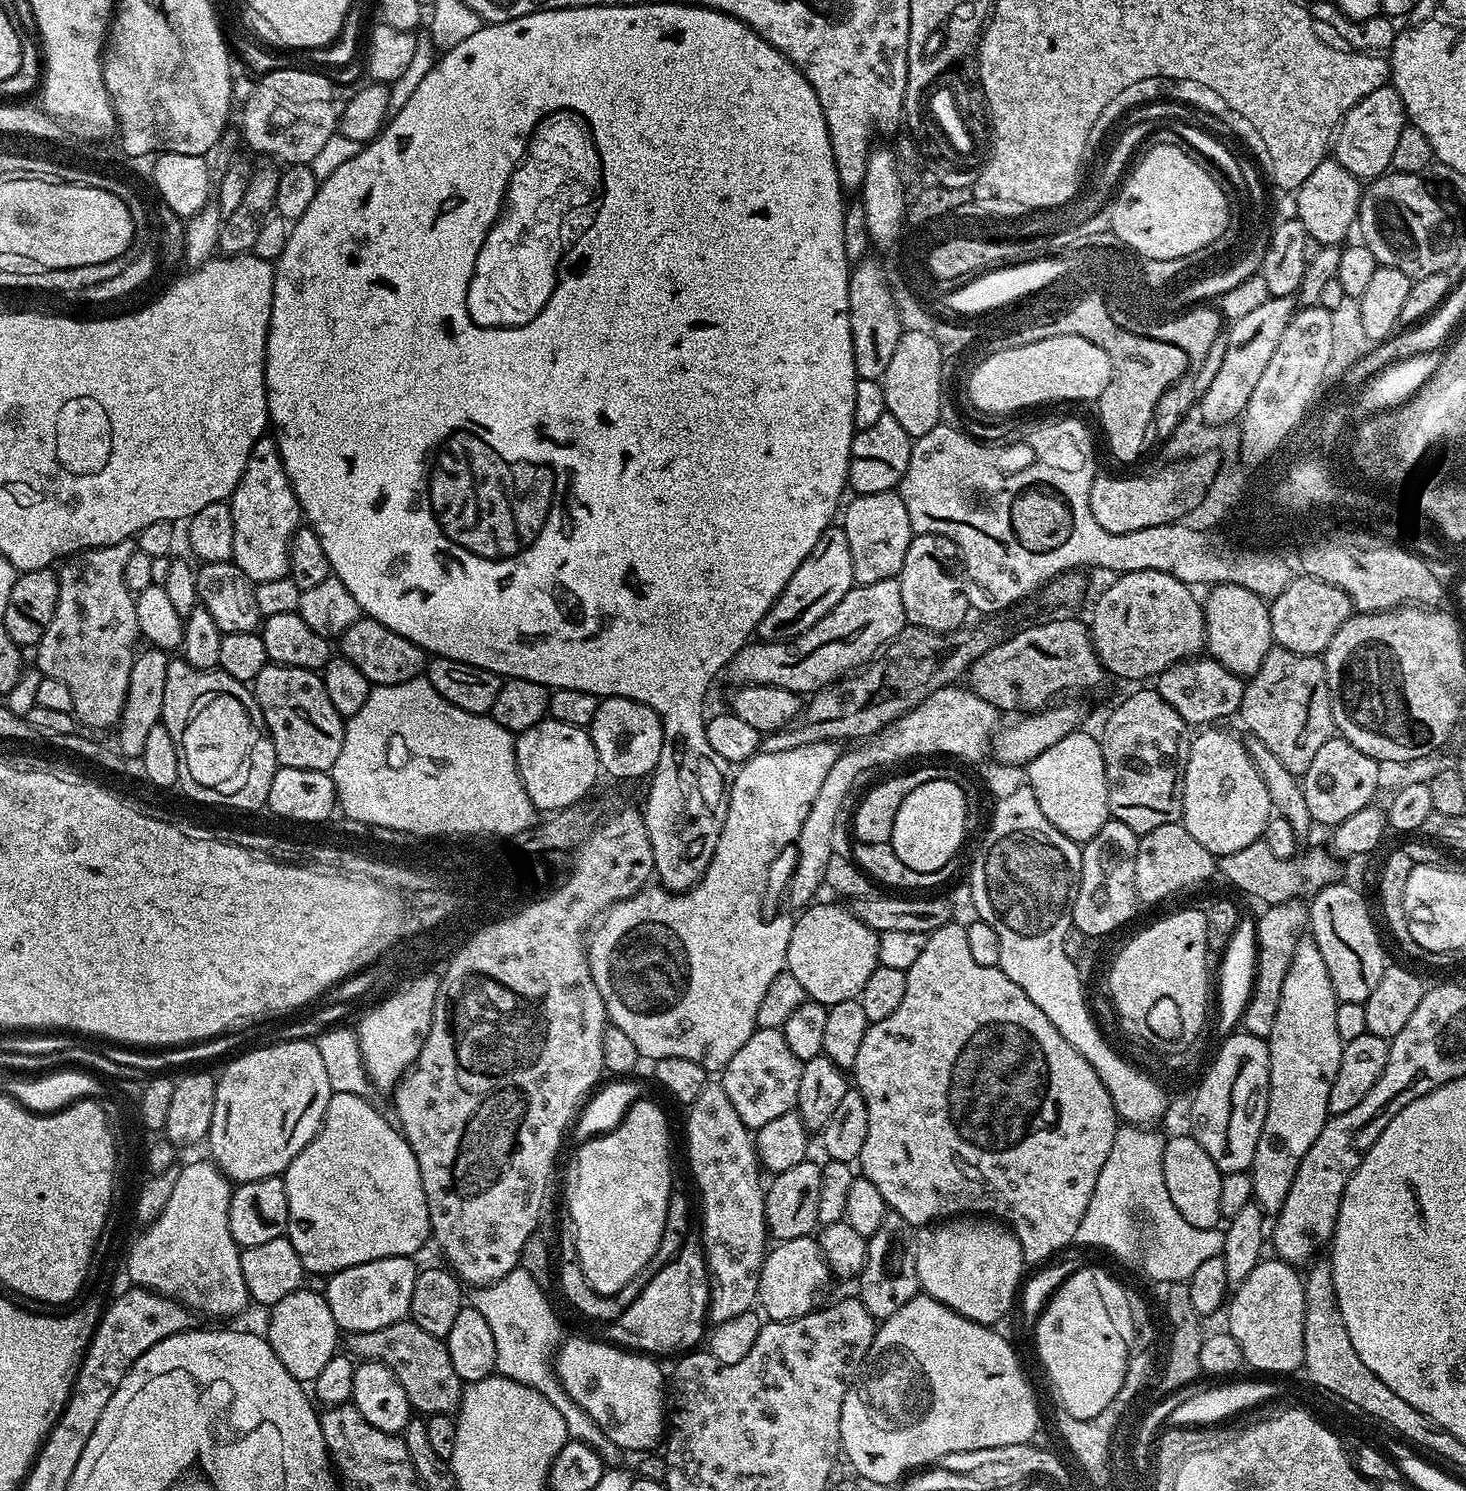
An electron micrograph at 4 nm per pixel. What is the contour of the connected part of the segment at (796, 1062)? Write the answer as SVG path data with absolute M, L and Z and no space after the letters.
M756 1028L738 1054L734 1054L734 1058L730 1058L730 1062L724 1065L722 1075L726 1098L730 1098L738 1118L742 1118L747 1128L755 1130L795 1109L798 1082L802 1078L802 1062L786 1046L781 1029Z

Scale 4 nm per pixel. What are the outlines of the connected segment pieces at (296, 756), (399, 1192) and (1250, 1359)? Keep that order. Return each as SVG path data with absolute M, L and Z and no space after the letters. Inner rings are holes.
M267 663L257 674L254 681L256 701L264 715L264 726L272 735L274 750L276 751L277 765L298 770L314 770L328 772L338 762L338 754L342 751L345 717L334 710L330 702L330 694L326 694L324 677L319 671L311 672L305 668L282 666L281 664Z
M333 1092L330 1102L326 1106L324 1122L320 1126L320 1133L316 1135L290 1162L290 1166L282 1173L282 1179L286 1186L286 1198L290 1206L288 1215L288 1240L298 1250L298 1258L302 1258L302 1266L305 1273L317 1272L328 1276L333 1272L341 1272L350 1266L358 1266L362 1262L374 1262L378 1258L390 1258L391 1256L417 1255L416 1251L430 1240L432 1223L428 1217L428 1203L426 1202L426 1190L422 1186L422 1174L418 1170L418 1162L412 1147L404 1139L403 1135L375 1108L369 1101L358 1094L342 1094Z
M1279 1258L1261 1259L1260 1263L1246 1274L1242 1283L1235 1285L1226 1304L1228 1325L1226 1331L1242 1348L1244 1363L1260 1372L1292 1372L1304 1363L1304 1280L1293 1265Z

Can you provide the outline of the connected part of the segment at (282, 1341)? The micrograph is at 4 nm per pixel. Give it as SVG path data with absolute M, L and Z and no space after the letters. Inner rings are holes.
M302 1286L294 1294L286 1294L282 1302L271 1305L268 1316L266 1339L278 1354L278 1362L290 1370L290 1374L301 1382L313 1382L325 1369L332 1356L337 1355L336 1335L338 1329L334 1314L330 1314L327 1295L319 1296Z

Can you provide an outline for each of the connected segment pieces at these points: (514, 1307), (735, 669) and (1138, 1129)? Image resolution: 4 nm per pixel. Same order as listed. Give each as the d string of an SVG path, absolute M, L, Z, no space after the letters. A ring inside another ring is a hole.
M543 1292L540 1300L474 1300L474 1307L478 1314L482 1314L482 1318L486 1318L490 1331L494 1334L496 1372L514 1382L530 1386L545 1396L567 1422L571 1439L580 1440L593 1448L604 1459L605 1465L619 1465L616 1463L622 1456L620 1447L598 1426L598 1422L594 1422L594 1418L590 1418L590 1414L586 1414L586 1410L582 1410L582 1406L578 1406L564 1393L550 1371L550 1353L561 1336L560 1324L556 1321L549 1293Z
M899 579L883 580L873 584L853 586L834 606L830 614L826 614L810 630L792 640L773 640L771 642L749 642L743 650L732 659L730 673L737 680L737 685L769 684L775 688L791 688L797 694L813 694L829 684L835 684L841 678L847 677L853 670L867 665L879 653L888 640L894 638L906 625L902 594L900 593Z
M1130 1123L1117 1127L1114 1146L1110 1146L1110 1154L1102 1166L1102 1174L1098 1174L1098 1186L1094 1186L1090 1206L1086 1206L1086 1214L1082 1214L1082 1222L1078 1226L1080 1233L1078 1240L1108 1245L1131 1254L1152 1280L1187 1282L1194 1274L1194 1270L1202 1266L1202 1262L1207 1262L1209 1258L1223 1253L1224 1234L1219 1227L1190 1226L1190 1222L1186 1222L1186 1218L1178 1214L1178 1206L1170 1202L1170 1190L1166 1190L1163 1184L1165 1137L1152 1131L1156 1130Z

